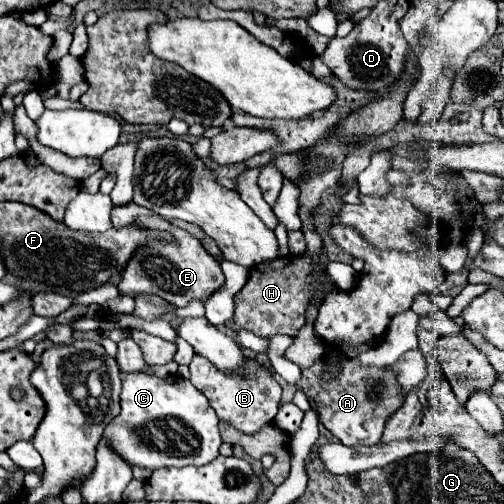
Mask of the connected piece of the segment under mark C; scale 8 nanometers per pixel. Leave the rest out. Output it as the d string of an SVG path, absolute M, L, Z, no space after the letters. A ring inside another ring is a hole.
M130 372L124 374L122 380L122 394L120 394L120 414L104 428L104 438L110 442L110 448L124 458L130 466L140 466L146 470L158 470L164 466L204 466L212 462L218 456L218 448L222 444L220 432L218 432L218 416L214 408L208 404L208 398L204 398L190 380L186 378L172 378L172 380L162 380L152 374L144 372ZM160 418L178 418L186 426L186 436L188 444L194 444L194 452L182 454L182 456L170 456L160 450L148 448L148 444L142 442L138 436L138 430L148 424L148 420L160 420Z

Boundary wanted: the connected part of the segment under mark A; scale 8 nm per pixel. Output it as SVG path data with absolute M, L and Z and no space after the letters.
M352 358L342 366L342 374L330 382L322 382L320 374L324 360L318 360L312 368L302 370L300 388L306 392L310 406L318 412L320 422L344 444L344 446L378 446L388 416L400 408L404 396L396 396L396 380L388 368L360 368Z

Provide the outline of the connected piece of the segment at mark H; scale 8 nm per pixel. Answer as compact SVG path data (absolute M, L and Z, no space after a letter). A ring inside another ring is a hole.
M284 256L284 258L276 258L276 260L270 260L270 262L262 262L258 266L254 266L250 270L250 280L246 282L246 286L236 294L236 314L234 314L234 320L228 324L232 330L236 328L244 328L244 330L250 330L254 332L256 336L262 336L262 338L270 338L274 334L296 334L302 324L304 324L304 312L306 312L306 306L310 304L310 300L314 298L312 294L312 288L310 288L310 282L312 282L312 262L306 258L306 256Z

